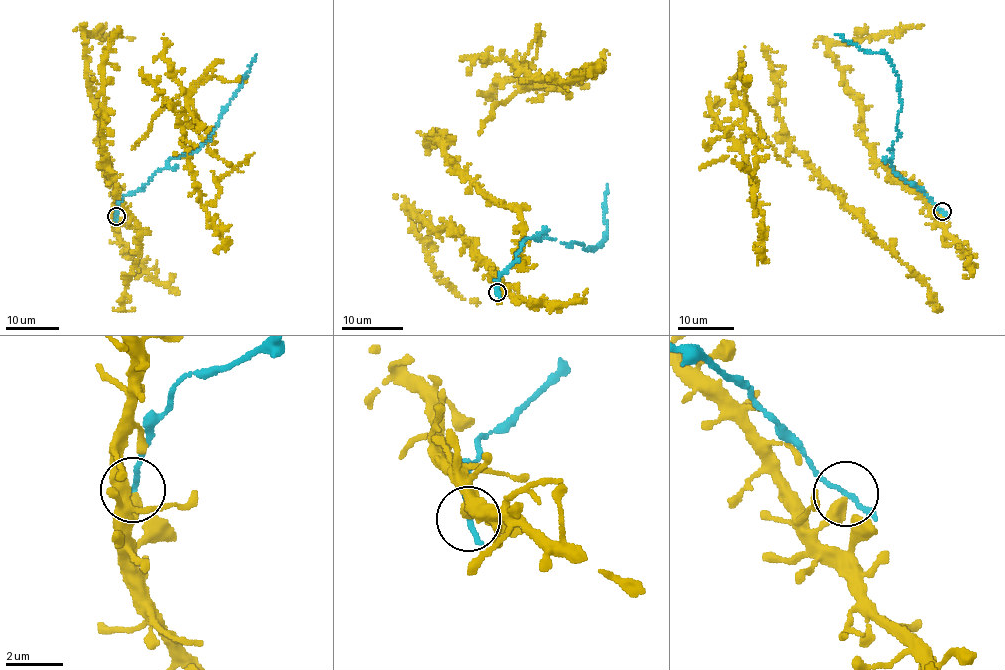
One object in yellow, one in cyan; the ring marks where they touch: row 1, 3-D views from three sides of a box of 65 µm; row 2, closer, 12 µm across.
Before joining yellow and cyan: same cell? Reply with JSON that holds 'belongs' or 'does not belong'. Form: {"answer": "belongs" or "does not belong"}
{"answer": "does not belong"}

